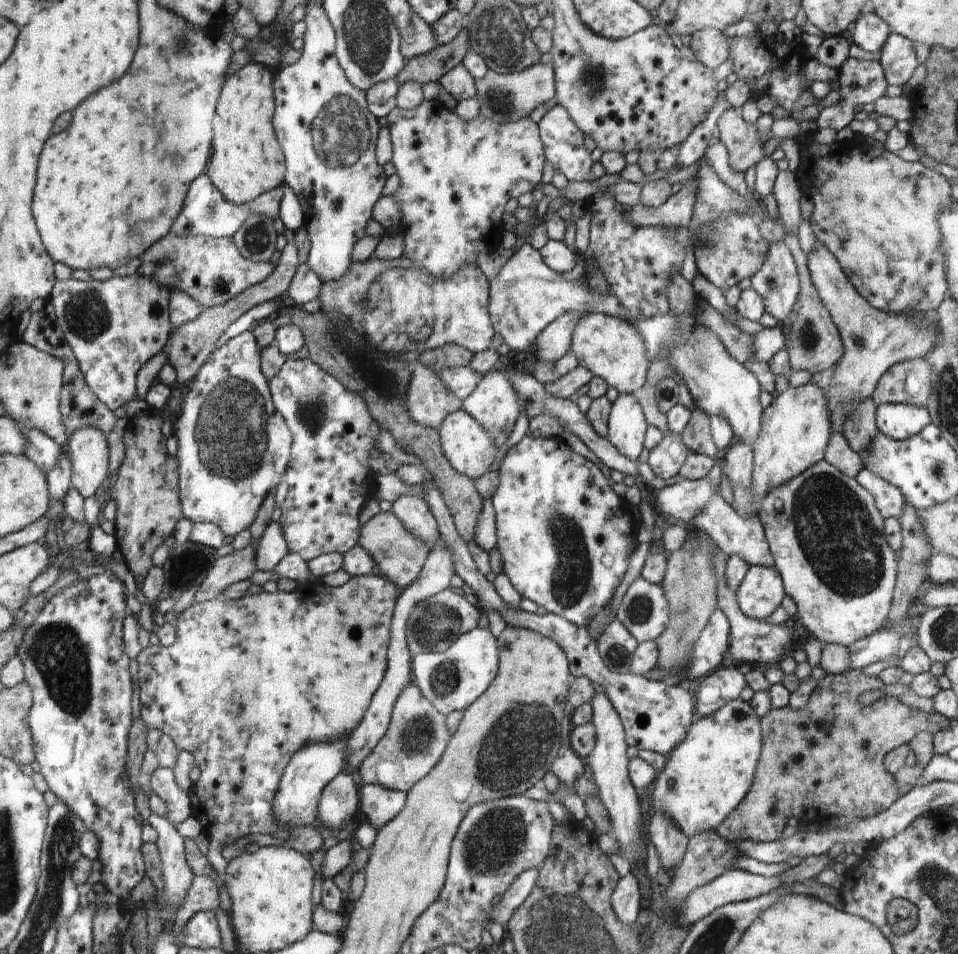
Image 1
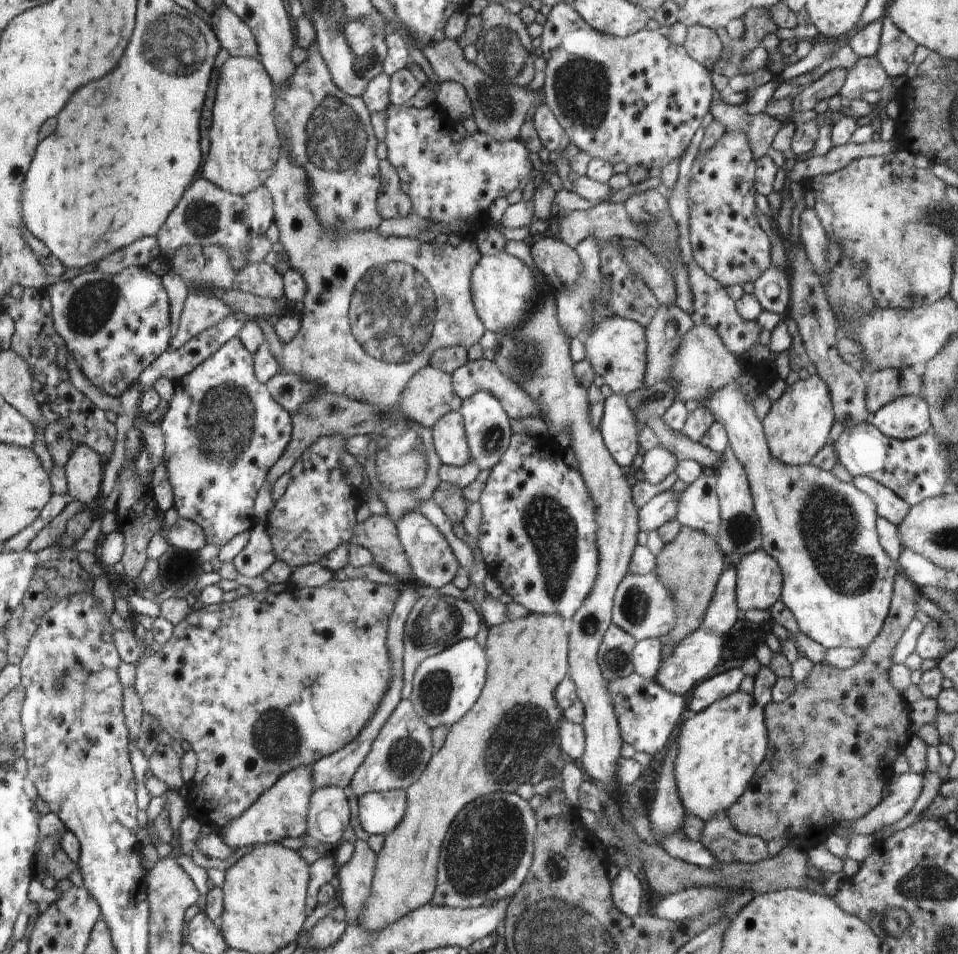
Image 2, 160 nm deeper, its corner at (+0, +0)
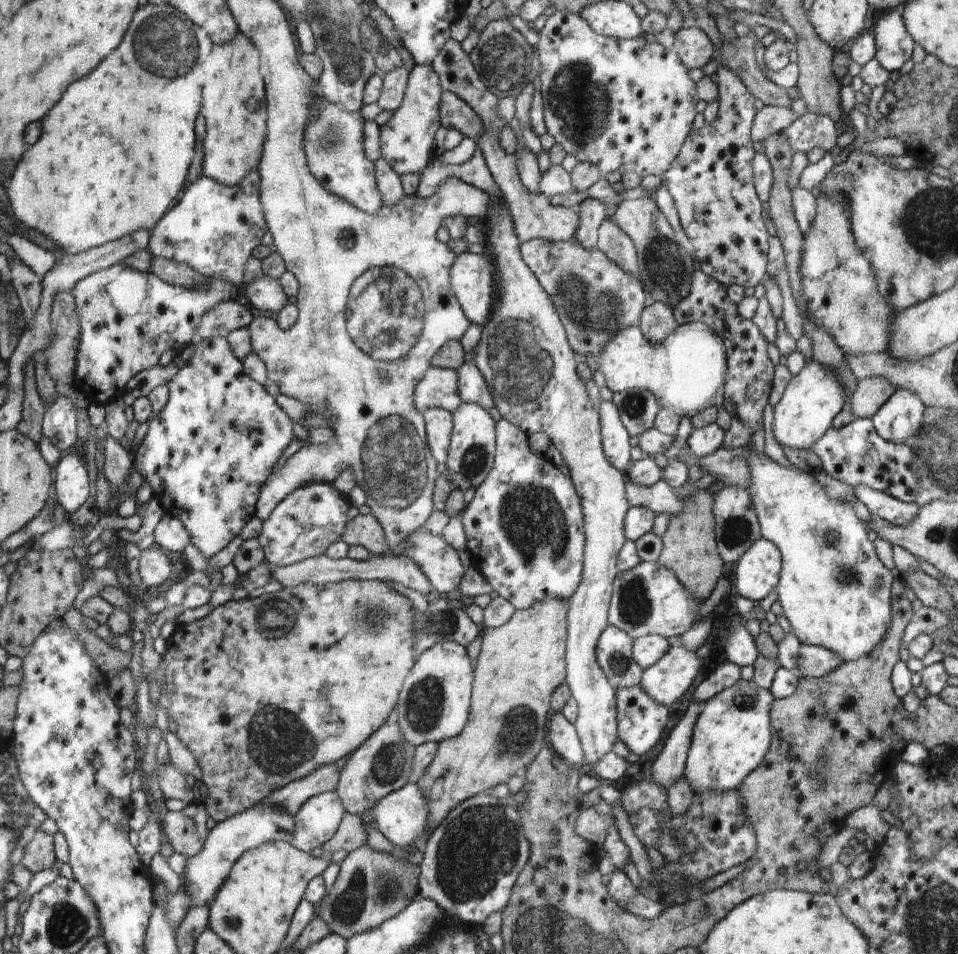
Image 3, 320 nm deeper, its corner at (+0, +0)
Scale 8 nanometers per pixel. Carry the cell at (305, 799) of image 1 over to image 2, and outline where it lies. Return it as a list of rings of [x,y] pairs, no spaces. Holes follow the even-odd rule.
[[[312,764],[296,766],[270,789],[260,800],[246,810],[240,818],[234,818],[230,826],[222,829],[221,840],[232,850],[240,850],[246,846],[256,847],[273,842],[280,842],[284,838],[298,838],[308,829],[310,798],[314,792],[314,778],[312,778]]]

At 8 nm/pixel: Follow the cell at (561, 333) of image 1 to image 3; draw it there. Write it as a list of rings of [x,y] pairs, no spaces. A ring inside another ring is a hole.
[[[588,197],[579,204],[579,223],[574,239],[585,247],[597,246],[597,230],[600,223],[608,218],[605,206],[595,198]]]

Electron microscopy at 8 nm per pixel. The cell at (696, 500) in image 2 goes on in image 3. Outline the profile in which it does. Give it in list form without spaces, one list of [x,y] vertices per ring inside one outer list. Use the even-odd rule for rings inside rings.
[[[664,479],[649,487],[626,480],[625,495],[630,507],[641,506],[656,515],[658,513],[668,513],[670,516],[678,514],[687,501],[686,497],[675,494],[673,488]]]

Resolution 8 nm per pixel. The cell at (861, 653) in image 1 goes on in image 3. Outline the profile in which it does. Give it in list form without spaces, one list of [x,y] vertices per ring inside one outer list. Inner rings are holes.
[[[801,643],[797,656],[797,665],[793,672],[798,678],[820,678],[832,672],[832,669],[838,668],[841,663],[839,656],[836,656],[827,648]]]

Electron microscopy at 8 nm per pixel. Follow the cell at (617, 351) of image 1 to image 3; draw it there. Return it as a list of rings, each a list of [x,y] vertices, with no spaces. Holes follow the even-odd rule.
[[[692,321],[685,325],[678,325],[661,343],[651,343],[644,338],[641,327],[630,327],[618,333],[606,344],[597,358],[598,370],[604,374],[607,387],[612,392],[628,389],[649,390],[657,399],[661,409],[670,408],[672,412],[691,419],[695,414],[702,413],[711,406],[722,408],[720,410],[720,424],[726,430],[728,428],[728,411],[724,412],[725,382],[729,376],[728,352],[725,350],[724,339],[706,323]]]

